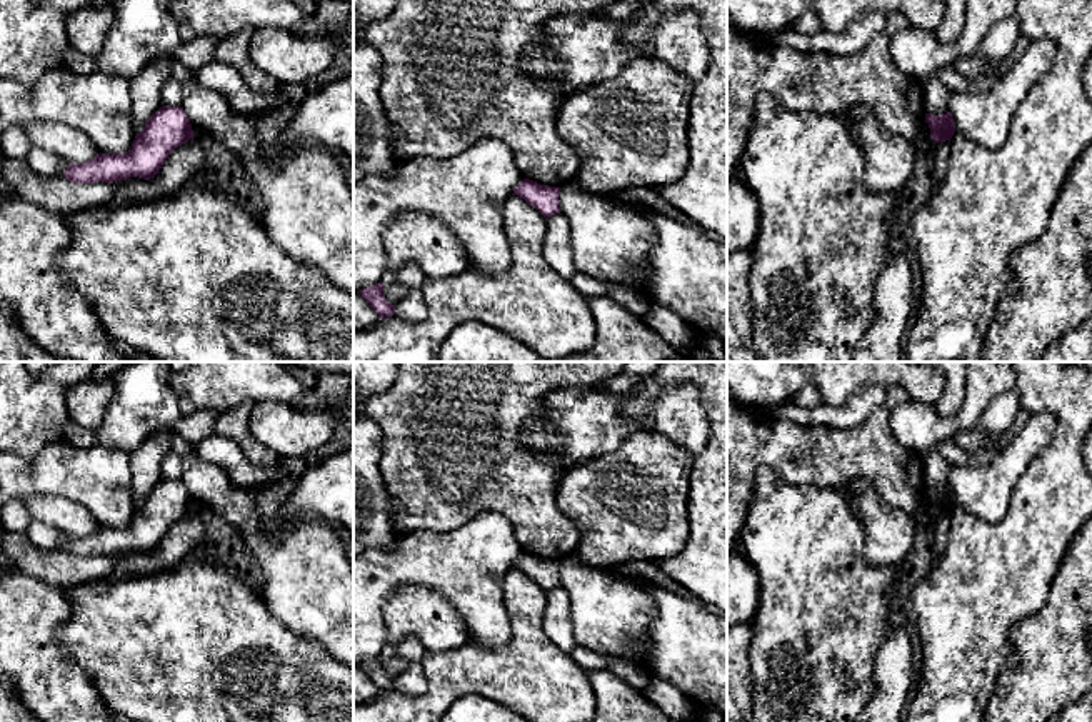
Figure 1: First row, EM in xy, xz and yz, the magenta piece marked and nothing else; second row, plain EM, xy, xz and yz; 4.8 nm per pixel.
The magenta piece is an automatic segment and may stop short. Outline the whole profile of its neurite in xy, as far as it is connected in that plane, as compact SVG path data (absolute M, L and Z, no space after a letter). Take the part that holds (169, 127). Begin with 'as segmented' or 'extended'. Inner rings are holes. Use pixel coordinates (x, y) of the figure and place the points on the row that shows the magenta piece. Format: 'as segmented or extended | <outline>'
as segmented | M160 107L135 135L127 153L97 153L85 163L68 163L65 178L72 183L113 183L138 177L153 178L168 155L193 138L193 130L182 107Z

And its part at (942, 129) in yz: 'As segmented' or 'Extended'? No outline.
As segmented

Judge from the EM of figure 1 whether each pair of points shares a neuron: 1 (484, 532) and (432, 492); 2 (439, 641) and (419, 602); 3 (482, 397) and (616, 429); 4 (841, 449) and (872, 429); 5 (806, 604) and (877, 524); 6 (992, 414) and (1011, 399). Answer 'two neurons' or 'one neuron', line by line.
1: two neurons
2: one neuron
3: two neurons
4: one neuron
5: two neurons
6: one neuron

